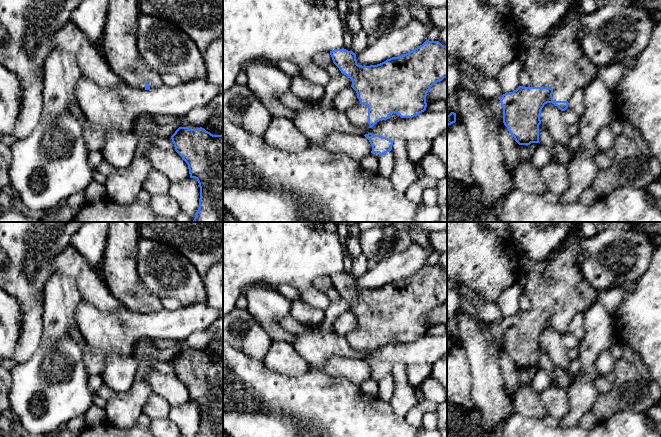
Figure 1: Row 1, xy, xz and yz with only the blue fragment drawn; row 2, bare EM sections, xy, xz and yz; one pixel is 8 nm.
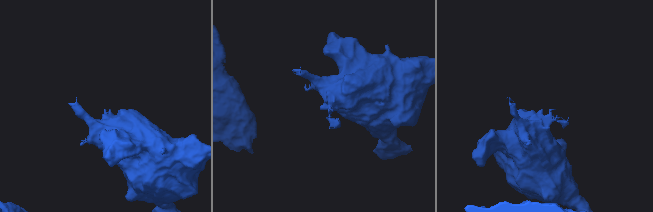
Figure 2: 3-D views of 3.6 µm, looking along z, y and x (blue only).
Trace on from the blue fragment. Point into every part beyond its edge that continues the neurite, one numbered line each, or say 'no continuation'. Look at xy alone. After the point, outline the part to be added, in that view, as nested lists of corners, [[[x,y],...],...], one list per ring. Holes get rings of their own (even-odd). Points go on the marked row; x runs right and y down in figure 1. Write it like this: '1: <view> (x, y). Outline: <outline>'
1: xy (119, 47). Outline: [[[110,0],[100,50],[124,84],[145,90],[147,82],[155,89],[163,85],[161,75],[145,63],[137,47],[140,13],[138,0]]]

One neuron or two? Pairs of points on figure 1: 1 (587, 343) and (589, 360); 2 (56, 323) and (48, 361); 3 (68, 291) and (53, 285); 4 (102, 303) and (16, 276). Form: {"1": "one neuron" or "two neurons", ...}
{"1": "one neuron", "2": "two neurons", "3": "one neuron", "4": "two neurons"}

